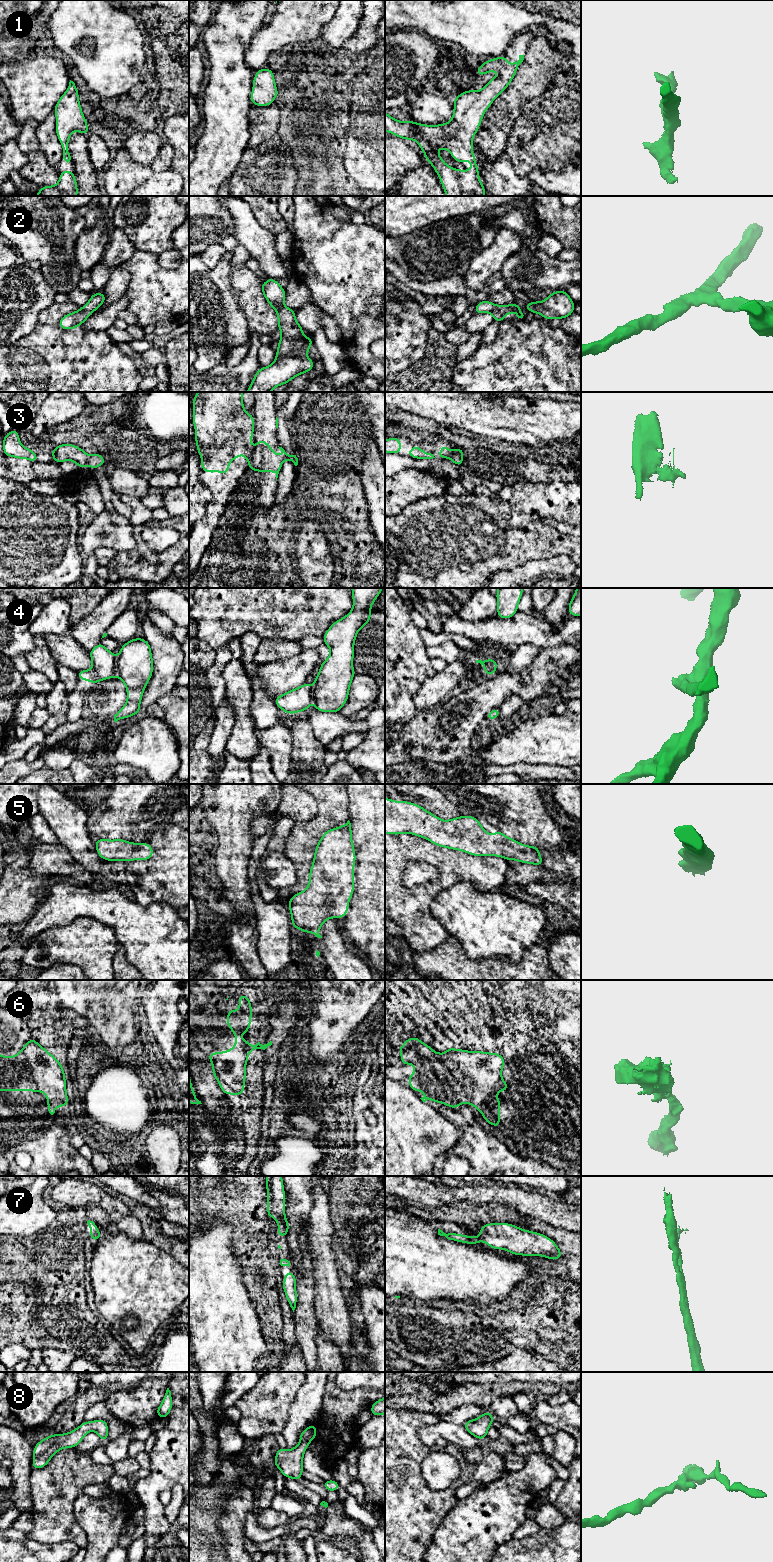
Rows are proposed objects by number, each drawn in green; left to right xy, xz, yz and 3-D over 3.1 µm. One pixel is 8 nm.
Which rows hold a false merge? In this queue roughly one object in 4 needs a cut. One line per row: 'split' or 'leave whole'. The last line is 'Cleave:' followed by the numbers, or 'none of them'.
1: leave whole
2: leave whole
3: split
4: split
5: leave whole
6: leave whole
7: leave whole
8: leave whole
Cleave: 3, 4

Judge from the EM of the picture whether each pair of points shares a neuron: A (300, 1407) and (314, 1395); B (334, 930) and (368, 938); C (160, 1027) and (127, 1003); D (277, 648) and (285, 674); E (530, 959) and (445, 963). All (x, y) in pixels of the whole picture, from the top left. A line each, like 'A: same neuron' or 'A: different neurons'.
A: same neuron
B: different neurons
C: different neurons
D: different neurons
E: same neuron

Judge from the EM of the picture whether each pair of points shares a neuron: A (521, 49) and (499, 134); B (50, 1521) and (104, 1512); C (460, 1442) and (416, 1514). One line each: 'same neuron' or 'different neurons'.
A: different neurons
B: different neurons
C: different neurons

